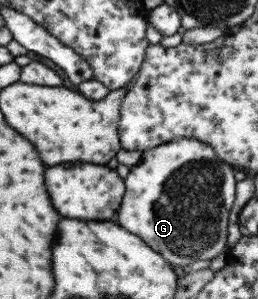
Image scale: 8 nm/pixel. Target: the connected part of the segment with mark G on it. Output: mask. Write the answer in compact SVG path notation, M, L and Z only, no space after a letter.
M180 137L154 149L147 149L124 181L126 193L118 211L118 223L126 231L146 241L166 262L180 271L196 261L211 260L225 251L230 209L236 195L235 171L226 161L218 159L210 145L194 137Z

